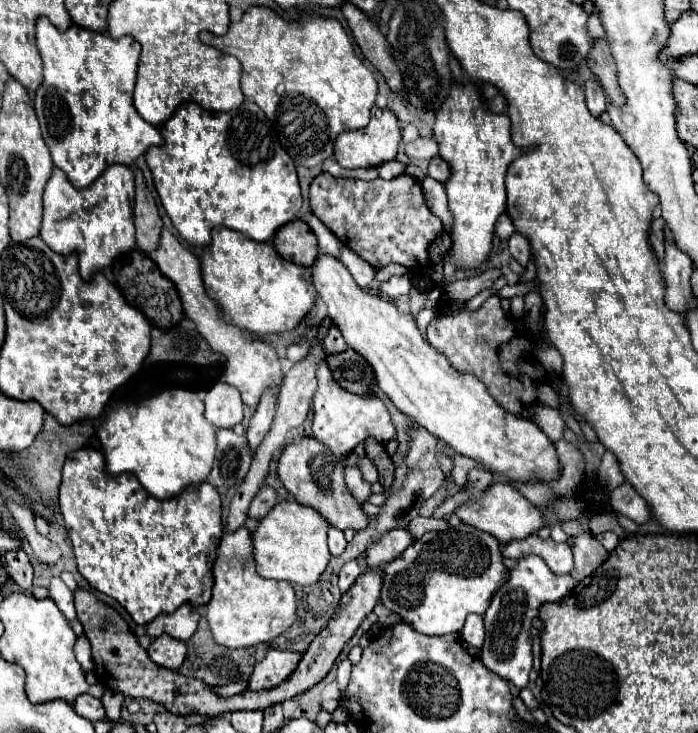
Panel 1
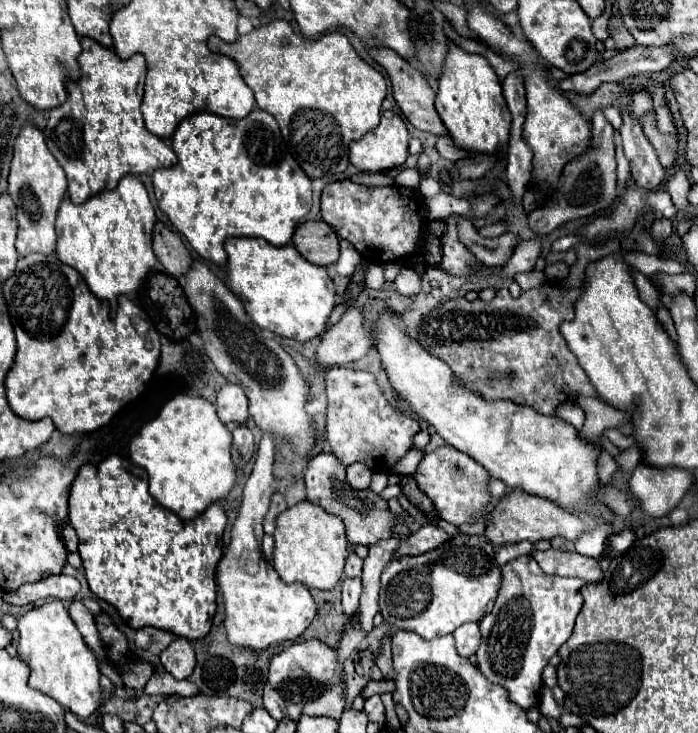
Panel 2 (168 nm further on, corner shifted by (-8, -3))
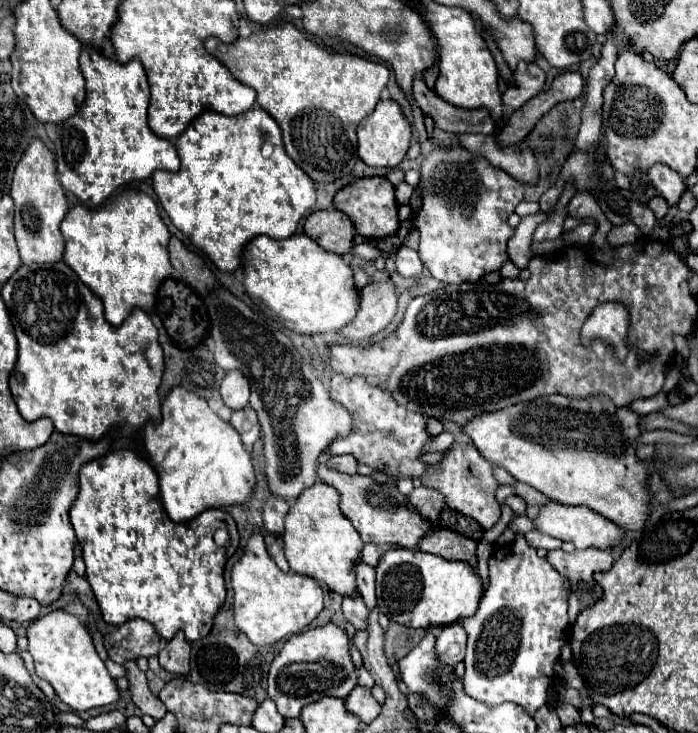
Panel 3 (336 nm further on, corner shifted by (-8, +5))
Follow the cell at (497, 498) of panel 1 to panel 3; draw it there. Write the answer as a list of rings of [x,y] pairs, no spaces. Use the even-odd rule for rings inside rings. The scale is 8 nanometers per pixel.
[[[546,501],[544,505],[540,505],[540,513],[538,517],[532,521],[536,531],[556,537],[560,541],[572,541],[576,545],[576,549],[588,549],[588,547],[596,547],[596,549],[608,549],[612,545],[618,545],[620,537],[622,537],[622,529],[600,517],[598,513],[590,511],[588,507],[570,507],[570,505],[560,505],[556,501]]]

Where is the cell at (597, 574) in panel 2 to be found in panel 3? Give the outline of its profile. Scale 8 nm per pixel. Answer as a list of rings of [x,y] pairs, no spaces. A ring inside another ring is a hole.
[[[562,549],[548,551],[546,555],[548,563],[554,565],[554,569],[572,581],[572,591],[578,597],[580,609],[590,607],[600,599],[600,587],[594,581],[596,571],[608,571],[614,563],[612,555],[602,549],[582,549],[574,553],[564,553]]]

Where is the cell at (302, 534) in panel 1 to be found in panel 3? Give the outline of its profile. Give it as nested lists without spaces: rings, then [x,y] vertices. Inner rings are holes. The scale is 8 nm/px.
[[[314,483],[312,487],[308,487],[298,499],[296,503],[290,507],[288,515],[286,515],[286,525],[284,525],[284,553],[286,559],[290,563],[290,569],[294,573],[302,573],[308,577],[314,577],[320,583],[326,583],[332,591],[340,593],[340,595],[352,595],[356,591],[356,579],[354,579],[354,565],[360,561],[360,551],[364,547],[358,531],[352,527],[352,523],[342,515],[340,507],[340,495],[334,487],[326,485],[326,483]]]

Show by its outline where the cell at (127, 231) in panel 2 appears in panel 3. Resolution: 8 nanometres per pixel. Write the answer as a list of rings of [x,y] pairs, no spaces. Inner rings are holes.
[[[124,189],[120,195],[112,197],[100,209],[86,209],[84,205],[72,205],[60,225],[60,231],[66,241],[64,261],[74,269],[80,281],[84,281],[84,285],[88,285],[102,299],[106,319],[112,325],[120,325],[134,307],[150,309],[154,305],[158,285],[172,273],[172,265],[166,251],[170,231],[162,223],[154,199],[150,199],[142,191]]]

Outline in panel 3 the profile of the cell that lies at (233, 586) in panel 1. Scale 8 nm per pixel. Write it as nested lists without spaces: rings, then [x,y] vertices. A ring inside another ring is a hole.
[[[260,531],[252,533],[244,555],[232,567],[232,589],[234,621],[254,645],[276,643],[282,637],[302,633],[322,611],[322,589],[318,581],[298,573],[282,573],[266,553]]]

